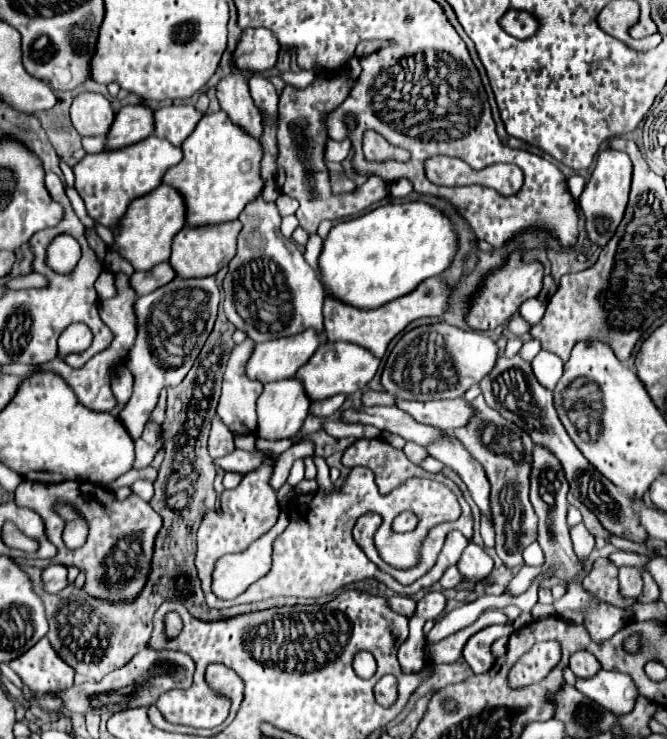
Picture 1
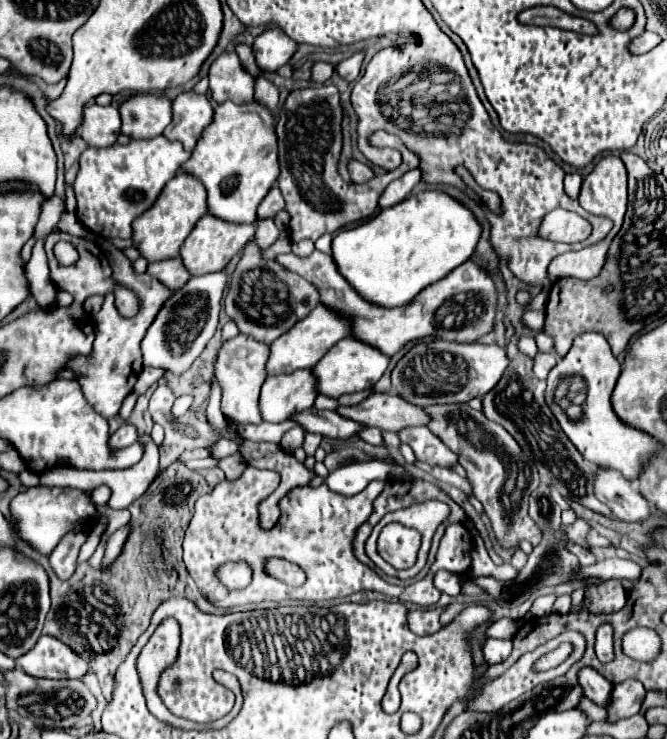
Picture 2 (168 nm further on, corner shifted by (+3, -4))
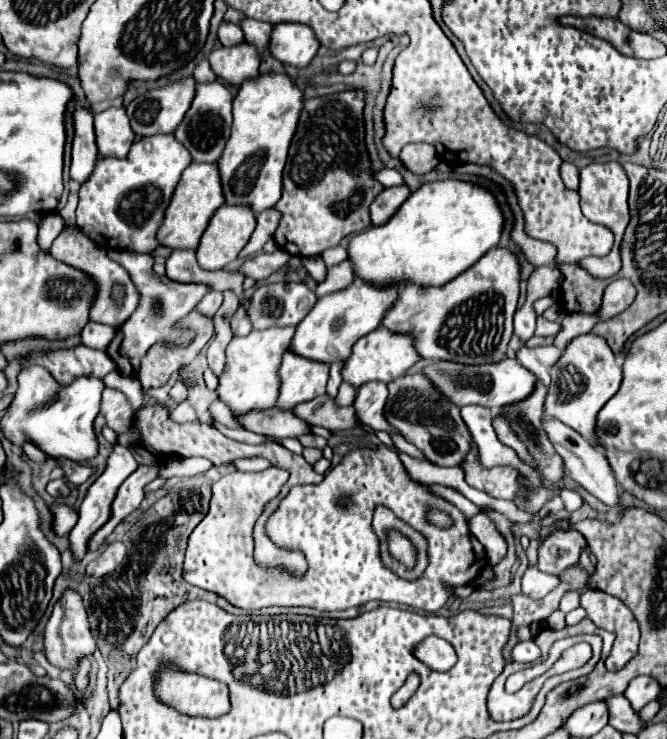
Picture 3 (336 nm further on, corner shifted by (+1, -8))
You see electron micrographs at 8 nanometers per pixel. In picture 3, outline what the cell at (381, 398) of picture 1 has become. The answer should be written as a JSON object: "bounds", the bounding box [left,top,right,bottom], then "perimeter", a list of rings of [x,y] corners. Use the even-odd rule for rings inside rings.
{"bounds":[334,382,356,406],"perimeter":[[[342,382],[342,384],[340,384],[340,390],[338,390],[338,396],[336,396],[334,400],[336,400],[338,406],[352,406],[354,398],[356,398],[356,390],[354,390],[350,384]]]}

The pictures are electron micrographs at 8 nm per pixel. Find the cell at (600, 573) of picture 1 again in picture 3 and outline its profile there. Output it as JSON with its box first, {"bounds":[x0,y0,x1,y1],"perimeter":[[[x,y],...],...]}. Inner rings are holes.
{"bounds":[580,590,638,670],"perimeter":[[[586,590],[580,598],[580,606],[586,610],[588,618],[594,620],[598,628],[616,634],[612,652],[606,660],[608,670],[620,670],[638,650],[638,622],[632,612],[614,596],[600,590]]]}

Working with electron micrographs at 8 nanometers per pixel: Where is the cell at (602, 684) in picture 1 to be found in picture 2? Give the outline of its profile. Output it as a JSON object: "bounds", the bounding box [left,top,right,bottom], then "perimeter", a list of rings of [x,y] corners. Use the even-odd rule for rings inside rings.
{"bounds":[606,680,646,722],"perimeter":[[[626,680],[626,682],[614,684],[610,702],[606,706],[606,714],[608,714],[606,720],[618,722],[622,718],[630,718],[638,714],[644,696],[646,696],[646,690],[638,680]]]}

